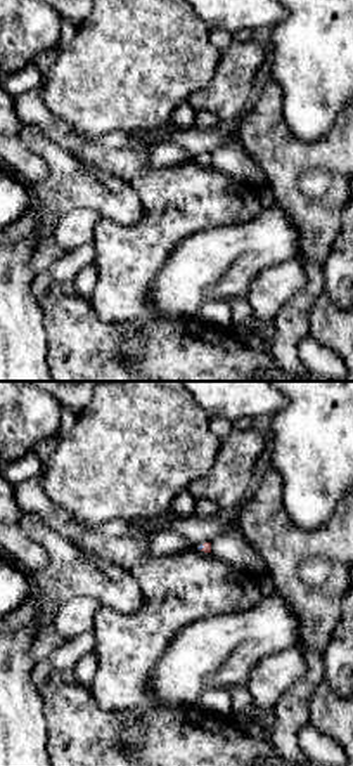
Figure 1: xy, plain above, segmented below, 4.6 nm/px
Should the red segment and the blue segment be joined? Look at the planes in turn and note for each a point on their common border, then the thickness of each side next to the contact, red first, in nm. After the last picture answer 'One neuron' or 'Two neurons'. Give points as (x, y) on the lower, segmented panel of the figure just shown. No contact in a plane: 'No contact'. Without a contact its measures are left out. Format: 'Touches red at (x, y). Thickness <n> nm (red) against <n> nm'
Touches red at (203, 548). Thickness 40 nm (red) against 20 nm

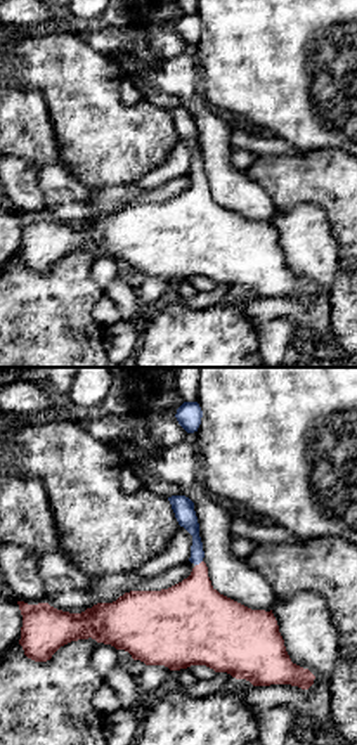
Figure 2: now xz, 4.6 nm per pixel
Touches red at (200, 563). Thickness 320 nm (red) against 90 nm

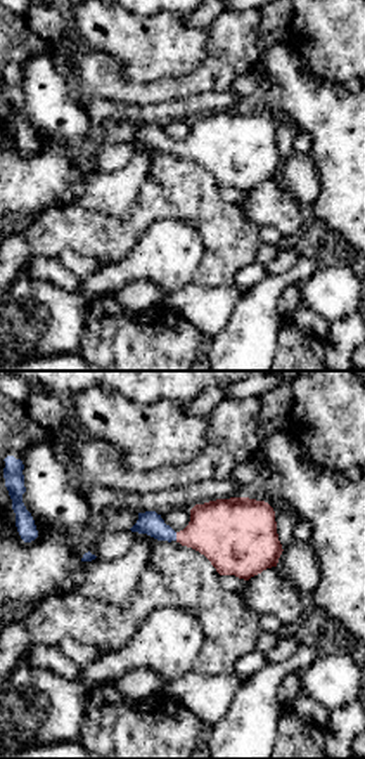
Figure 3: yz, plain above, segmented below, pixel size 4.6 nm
Touches red at (177, 536). Thickness 320 nm (red) against 110 nm

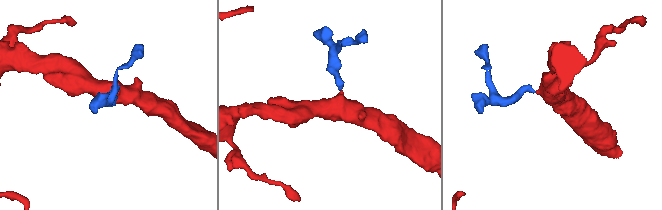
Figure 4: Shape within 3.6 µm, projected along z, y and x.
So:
One neuron

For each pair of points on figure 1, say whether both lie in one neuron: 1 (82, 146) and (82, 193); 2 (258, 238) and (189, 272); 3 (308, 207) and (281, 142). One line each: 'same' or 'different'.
1: different
2: same
3: same

